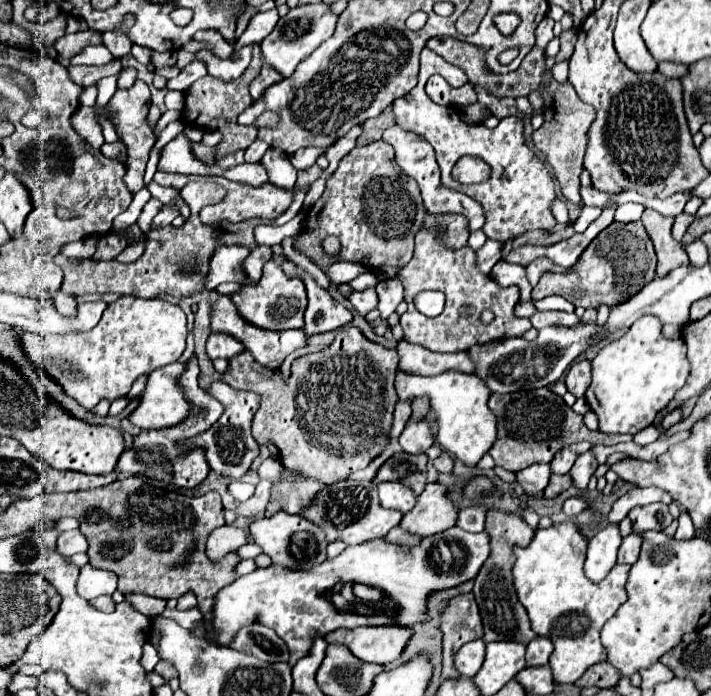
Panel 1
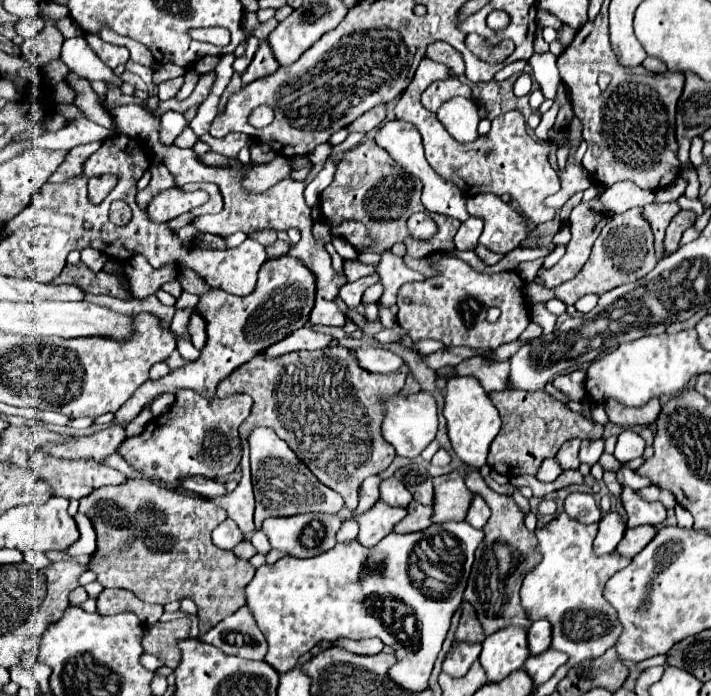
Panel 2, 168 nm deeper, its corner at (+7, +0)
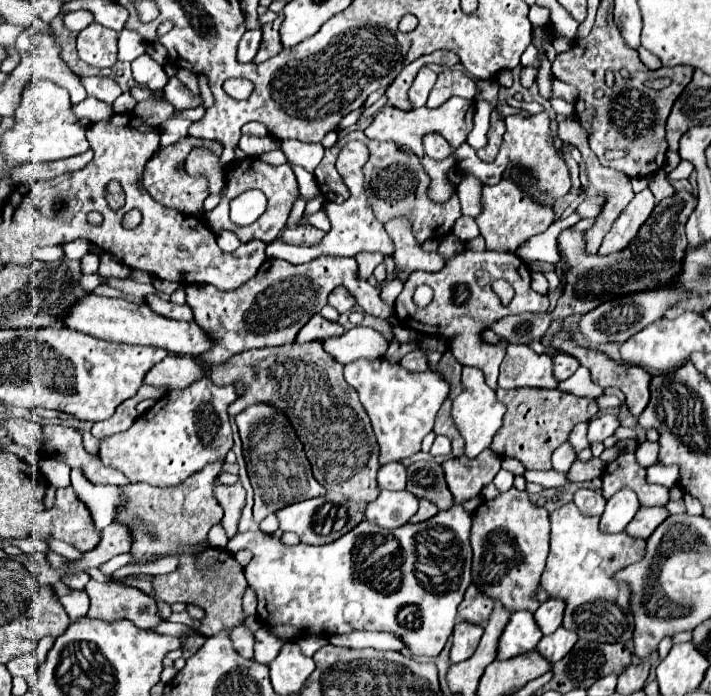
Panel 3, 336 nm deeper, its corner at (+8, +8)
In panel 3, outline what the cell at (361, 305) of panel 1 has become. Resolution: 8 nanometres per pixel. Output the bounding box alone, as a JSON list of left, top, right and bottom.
[357,253,383,281]

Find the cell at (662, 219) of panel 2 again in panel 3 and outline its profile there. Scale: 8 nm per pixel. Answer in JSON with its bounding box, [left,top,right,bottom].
[647,171,675,205]

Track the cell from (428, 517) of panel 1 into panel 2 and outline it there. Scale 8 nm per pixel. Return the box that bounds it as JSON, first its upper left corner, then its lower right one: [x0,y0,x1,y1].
[434,471,474,523]

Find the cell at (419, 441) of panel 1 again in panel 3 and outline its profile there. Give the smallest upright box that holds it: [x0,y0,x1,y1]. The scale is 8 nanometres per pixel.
[345,359,449,465]

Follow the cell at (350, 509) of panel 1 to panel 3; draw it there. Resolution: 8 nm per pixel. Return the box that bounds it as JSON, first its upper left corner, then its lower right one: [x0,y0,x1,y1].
[367,491,419,529]

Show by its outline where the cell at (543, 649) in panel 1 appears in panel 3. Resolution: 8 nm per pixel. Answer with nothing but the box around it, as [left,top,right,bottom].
[533,599,565,635]

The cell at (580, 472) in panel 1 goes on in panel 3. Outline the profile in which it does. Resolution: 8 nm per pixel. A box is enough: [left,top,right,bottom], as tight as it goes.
[587,415,619,445]

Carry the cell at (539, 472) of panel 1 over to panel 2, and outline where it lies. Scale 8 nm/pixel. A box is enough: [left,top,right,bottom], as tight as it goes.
[536,459,564,481]

